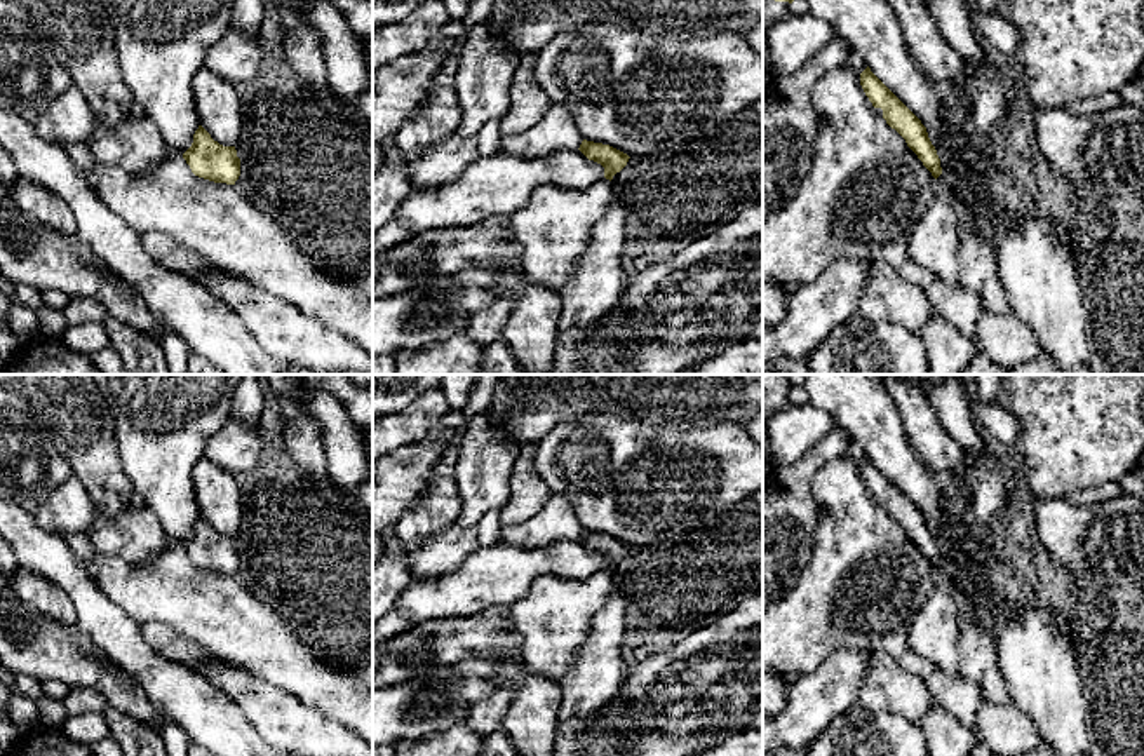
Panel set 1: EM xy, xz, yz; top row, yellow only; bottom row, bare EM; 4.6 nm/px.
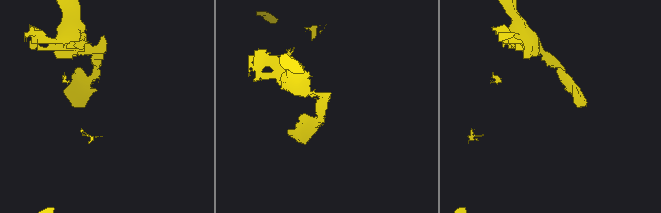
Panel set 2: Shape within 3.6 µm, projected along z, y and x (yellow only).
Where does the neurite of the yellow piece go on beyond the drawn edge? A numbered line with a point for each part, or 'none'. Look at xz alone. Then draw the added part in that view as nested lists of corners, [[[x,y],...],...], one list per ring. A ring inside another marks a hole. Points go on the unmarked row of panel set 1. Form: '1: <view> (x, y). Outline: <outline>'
none

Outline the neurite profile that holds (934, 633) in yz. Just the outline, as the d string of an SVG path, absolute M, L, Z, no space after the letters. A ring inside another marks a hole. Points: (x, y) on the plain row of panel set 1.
M935 580L935 585L916 611L909 629L909 650L928 658L945 674L959 674L958 606L951 589Z

